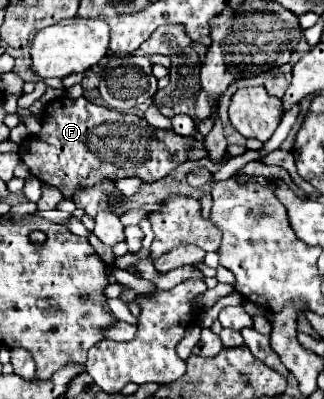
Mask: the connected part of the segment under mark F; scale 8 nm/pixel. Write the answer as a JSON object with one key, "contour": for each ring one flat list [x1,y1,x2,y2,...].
{"contour":[[58,97,58,99,52,99,44,109,42,131,20,143,20,157,36,179,58,187,66,199,72,199,78,187,88,187,88,183,102,183,102,179,118,181,124,177,138,177,142,183,160,181,176,165,204,159,206,147,198,137,182,137,182,135,174,135,174,131,156,129,140,115,118,113,114,109,94,105,86,97,78,97,78,99]]}

